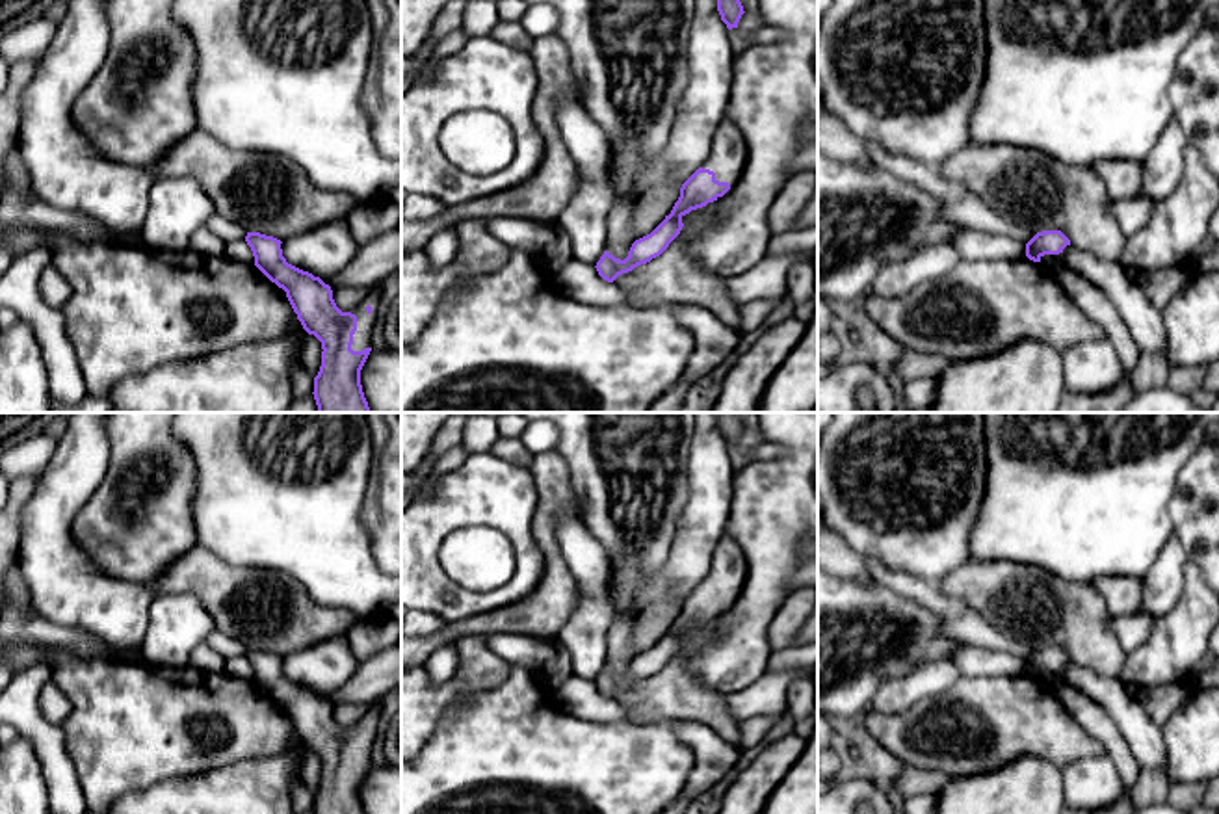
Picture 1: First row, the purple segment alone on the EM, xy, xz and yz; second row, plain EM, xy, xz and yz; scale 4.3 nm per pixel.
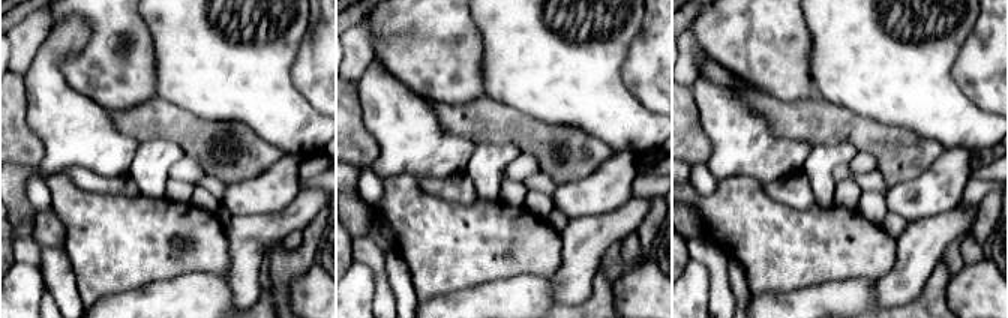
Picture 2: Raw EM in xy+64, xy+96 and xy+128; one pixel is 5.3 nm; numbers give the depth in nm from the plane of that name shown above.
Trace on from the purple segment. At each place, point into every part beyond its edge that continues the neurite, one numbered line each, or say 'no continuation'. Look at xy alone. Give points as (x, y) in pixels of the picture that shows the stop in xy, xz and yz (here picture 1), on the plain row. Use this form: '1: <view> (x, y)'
1: xy (365, 738)

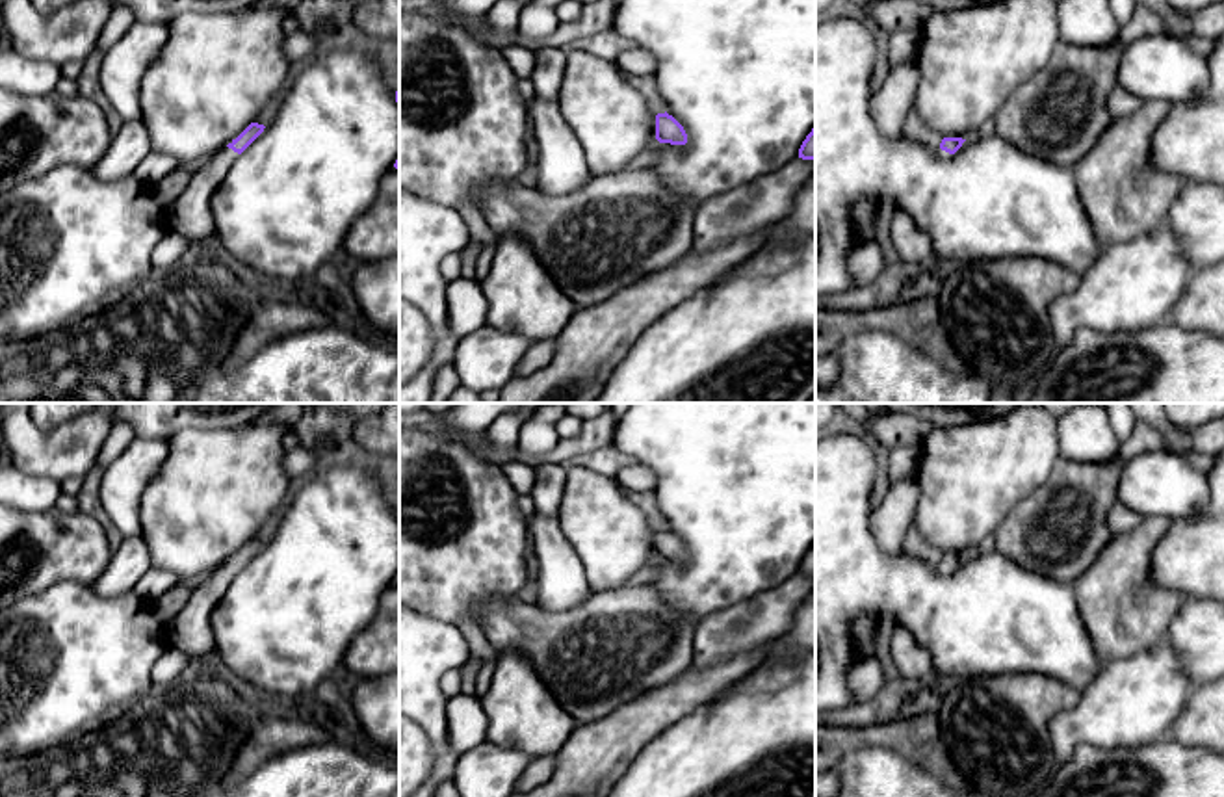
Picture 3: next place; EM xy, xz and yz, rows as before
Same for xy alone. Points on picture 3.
1: xy (190, 632)

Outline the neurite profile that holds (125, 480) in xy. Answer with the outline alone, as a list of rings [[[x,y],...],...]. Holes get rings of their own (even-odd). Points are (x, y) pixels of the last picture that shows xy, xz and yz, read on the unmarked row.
[[[136,437],[130,446],[104,468],[98,496],[106,515],[123,537],[141,535],[141,496],[162,468],[167,453],[167,440]]]

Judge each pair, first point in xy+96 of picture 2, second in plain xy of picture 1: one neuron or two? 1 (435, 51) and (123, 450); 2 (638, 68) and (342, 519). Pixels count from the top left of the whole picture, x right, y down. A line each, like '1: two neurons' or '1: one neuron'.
1: one neuron
2: two neurons

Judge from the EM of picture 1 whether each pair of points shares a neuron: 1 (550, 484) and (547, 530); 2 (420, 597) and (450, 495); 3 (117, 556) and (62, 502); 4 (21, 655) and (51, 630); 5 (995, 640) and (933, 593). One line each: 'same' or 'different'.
1: same
2: same
3: different
4: different
5: same

